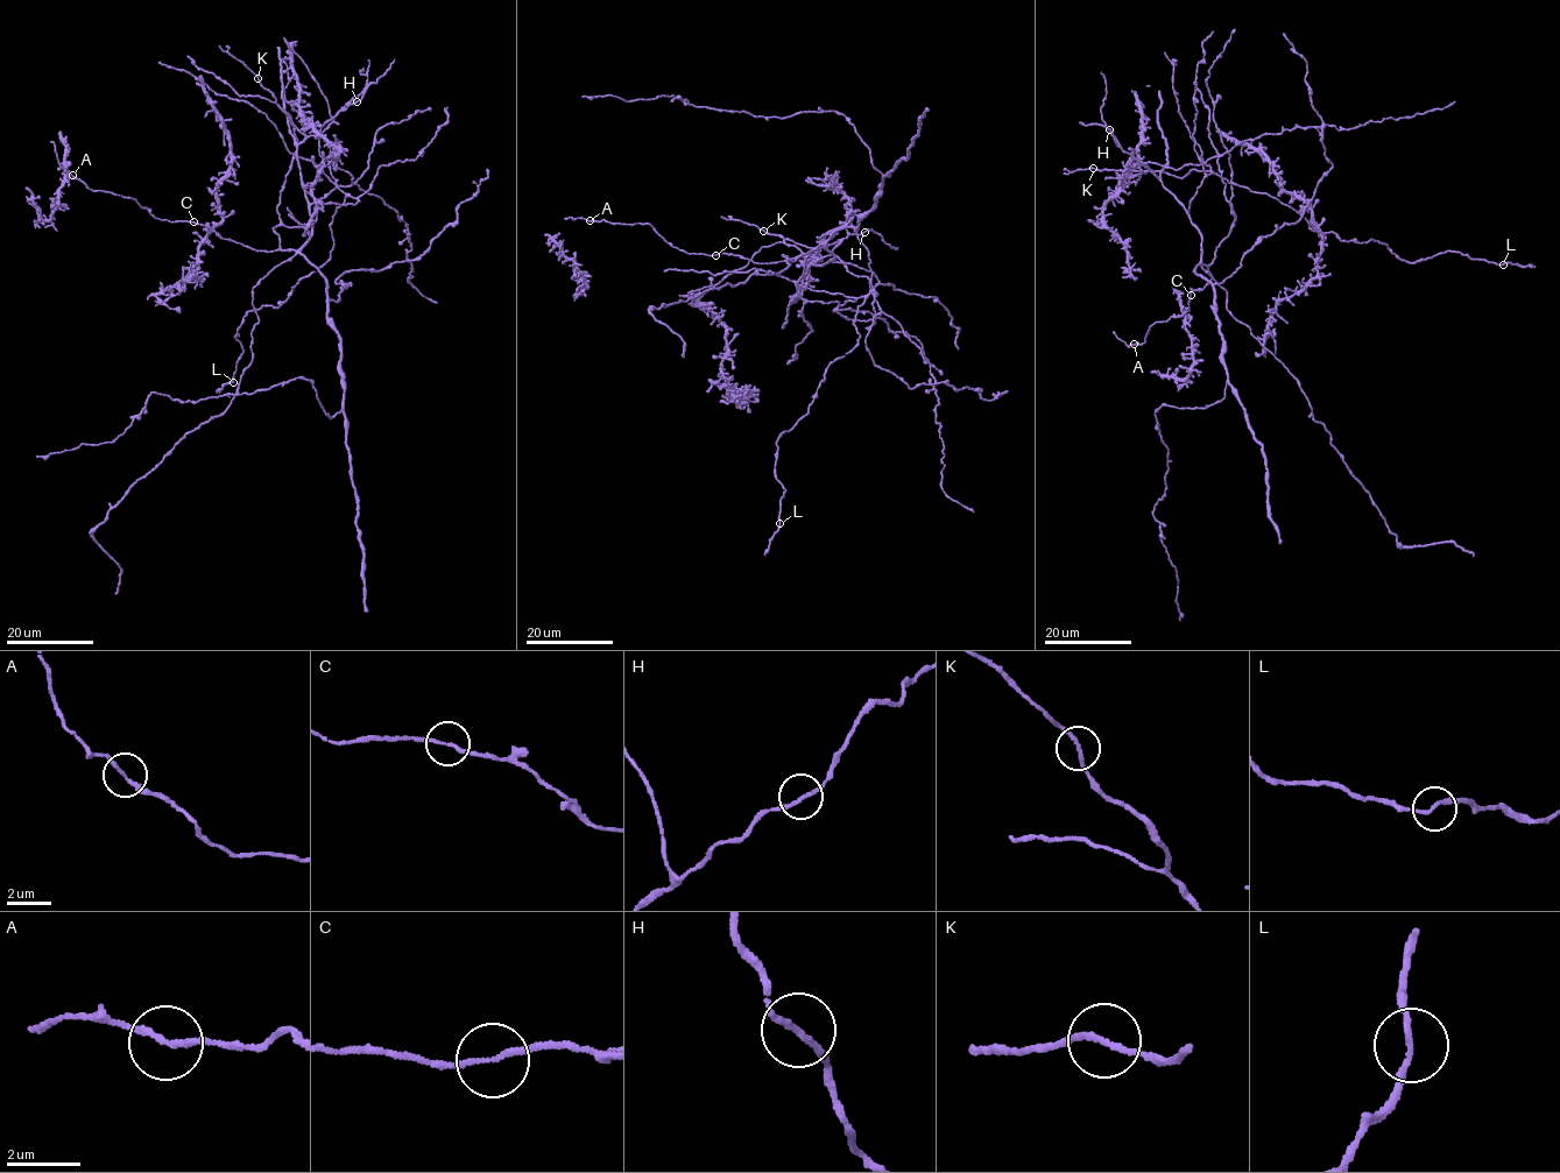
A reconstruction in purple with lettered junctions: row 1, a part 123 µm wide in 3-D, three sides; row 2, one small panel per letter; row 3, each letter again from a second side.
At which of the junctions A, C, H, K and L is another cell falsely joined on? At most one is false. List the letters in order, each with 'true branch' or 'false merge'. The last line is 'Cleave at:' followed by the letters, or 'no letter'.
A: true branch
C: true branch
H: true branch
K: true branch
L: true branch
Cleave at: no letter

